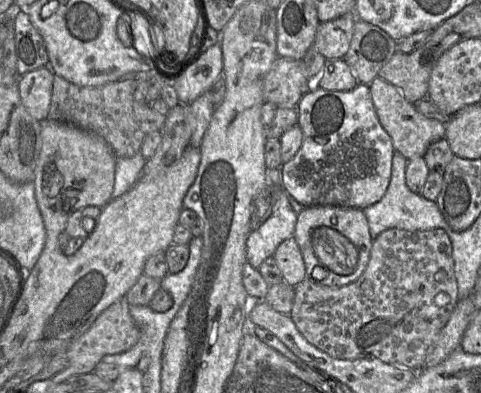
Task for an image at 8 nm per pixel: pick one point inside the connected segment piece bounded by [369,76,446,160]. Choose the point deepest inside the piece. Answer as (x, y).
(412, 133)

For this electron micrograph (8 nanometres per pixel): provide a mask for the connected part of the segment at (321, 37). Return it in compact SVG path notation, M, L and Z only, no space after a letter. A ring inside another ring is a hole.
M354 13L319 23L313 47L326 59L343 59L347 53L357 20Z

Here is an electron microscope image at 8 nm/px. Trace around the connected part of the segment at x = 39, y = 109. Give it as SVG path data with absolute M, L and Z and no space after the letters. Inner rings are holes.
M41 67L18 77L21 102L38 122L47 119L53 87L54 73L50 67Z

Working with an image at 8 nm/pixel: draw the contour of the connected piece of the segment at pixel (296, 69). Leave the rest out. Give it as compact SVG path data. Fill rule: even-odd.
M277 57L263 79L264 101L277 107L296 108L303 95L308 92L308 78L302 59Z

